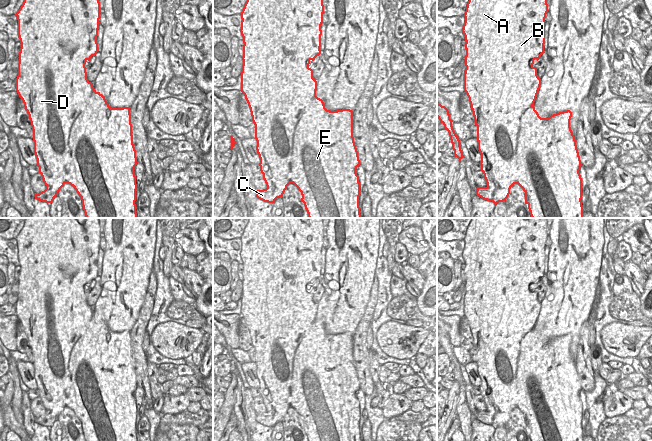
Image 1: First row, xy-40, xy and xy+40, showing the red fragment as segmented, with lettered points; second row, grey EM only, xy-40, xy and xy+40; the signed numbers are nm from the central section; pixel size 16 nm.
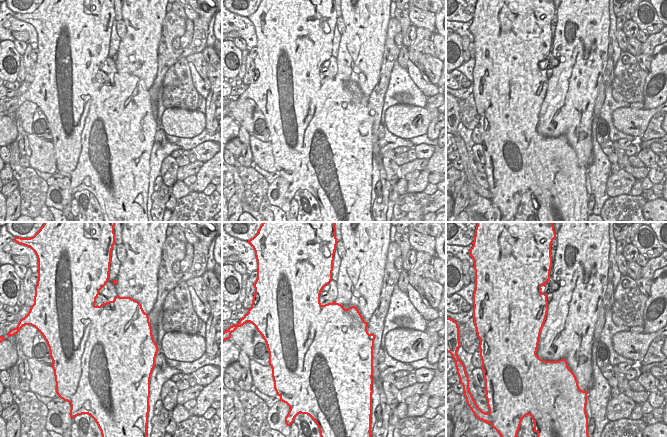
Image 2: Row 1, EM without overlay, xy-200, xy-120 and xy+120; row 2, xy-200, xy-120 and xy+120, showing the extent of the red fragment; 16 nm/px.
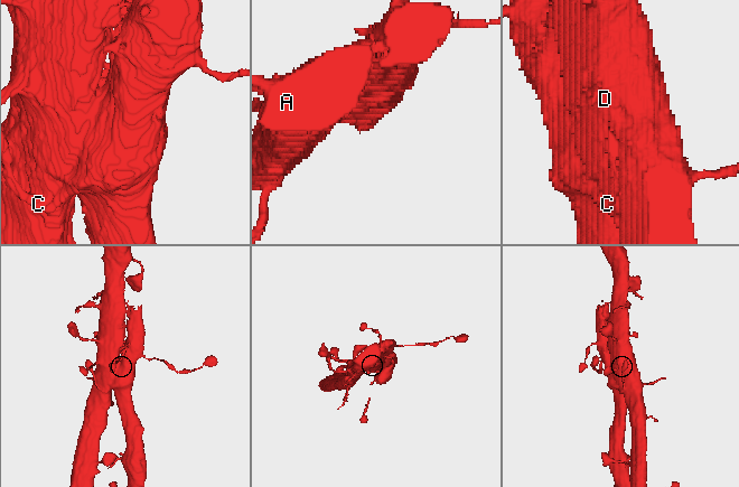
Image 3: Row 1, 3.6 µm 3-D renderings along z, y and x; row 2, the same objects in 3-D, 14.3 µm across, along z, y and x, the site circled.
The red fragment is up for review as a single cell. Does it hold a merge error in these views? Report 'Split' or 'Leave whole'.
Split.

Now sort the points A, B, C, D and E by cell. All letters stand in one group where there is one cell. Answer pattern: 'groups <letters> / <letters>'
groups A B C D / E

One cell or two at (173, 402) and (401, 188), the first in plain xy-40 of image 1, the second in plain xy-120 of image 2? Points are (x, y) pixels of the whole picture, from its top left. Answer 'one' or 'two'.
two

